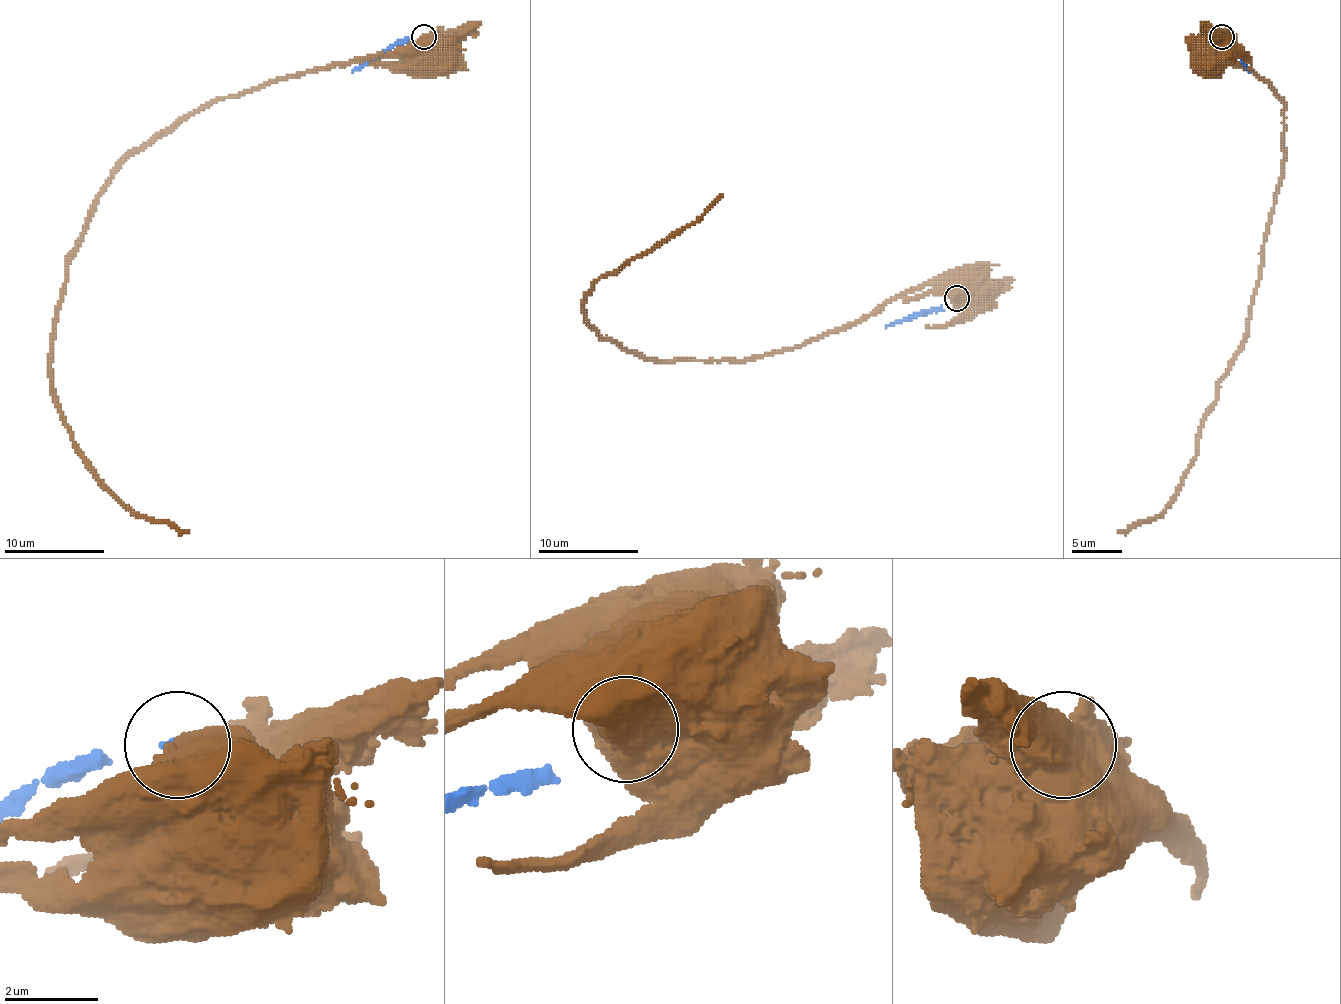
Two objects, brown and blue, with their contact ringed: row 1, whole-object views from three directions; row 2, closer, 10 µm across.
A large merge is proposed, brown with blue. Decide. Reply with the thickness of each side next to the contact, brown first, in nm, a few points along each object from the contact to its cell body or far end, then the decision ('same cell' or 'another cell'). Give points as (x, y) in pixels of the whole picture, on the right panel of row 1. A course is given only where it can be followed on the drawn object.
calibres 850 and 190 nm; course brown (1221, 37), (1223, 55), (1211, 57); course blue (1221, 37), (1233, 39), (1249, 72); another cell

